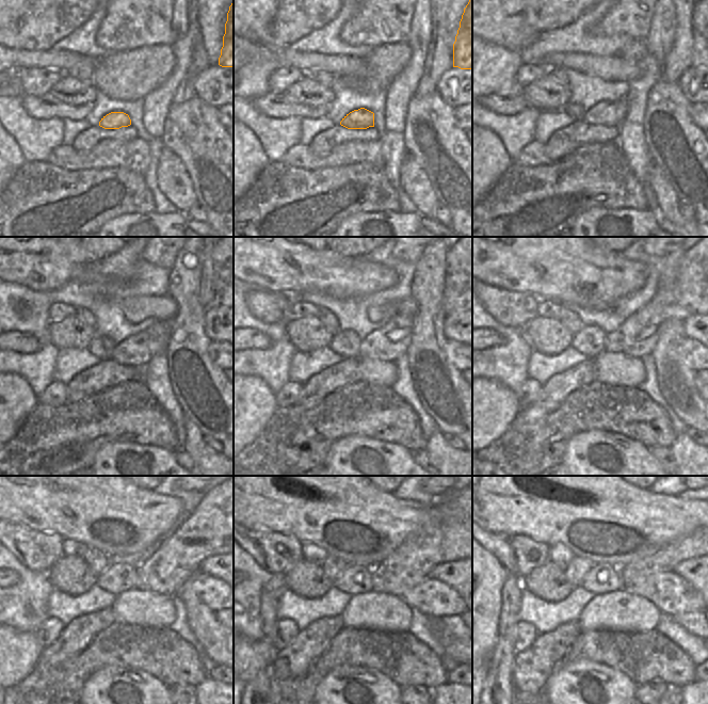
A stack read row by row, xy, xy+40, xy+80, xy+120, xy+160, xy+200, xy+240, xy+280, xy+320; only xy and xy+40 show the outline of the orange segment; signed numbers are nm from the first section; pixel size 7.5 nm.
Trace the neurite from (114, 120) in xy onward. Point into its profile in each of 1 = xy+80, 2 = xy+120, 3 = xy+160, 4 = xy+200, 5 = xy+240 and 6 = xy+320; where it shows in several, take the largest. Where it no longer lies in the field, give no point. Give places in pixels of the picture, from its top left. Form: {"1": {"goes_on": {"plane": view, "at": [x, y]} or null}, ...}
{"1": {"goes_on": {"plane": "xy+80", "at": [608, 113]}}, "2": {"goes_on": {"plane": "xy+120", "at": [138, 350]}}, "3": {"goes_on": {"plane": "xy+160", "at": [390, 341]}}, "4": {"goes_on": {"plane": "xy+200", "at": [638, 335]}}, "5": {"goes_on": {"plane": "xy+240", "at": [211, 529]}}, "6": {"goes_on": {"plane": "xy+320", "at": [689, 546]}}}

